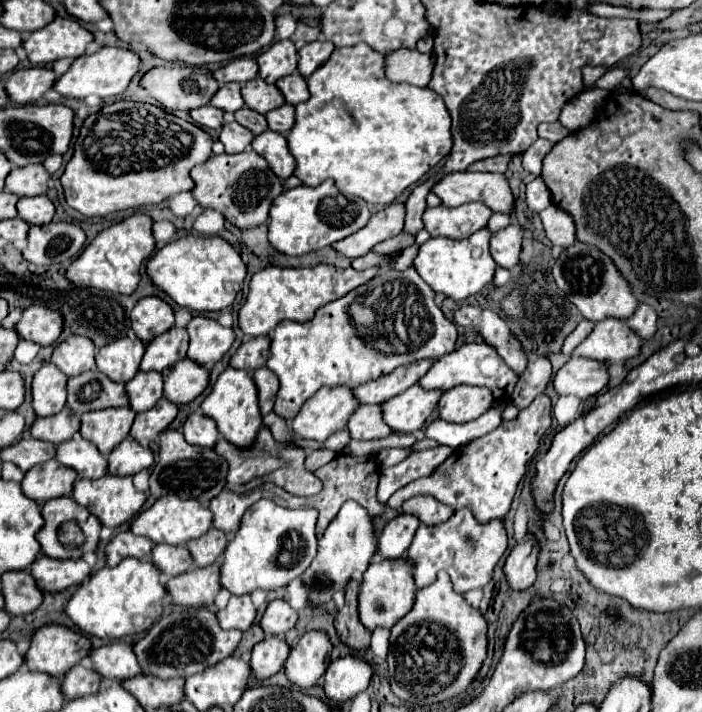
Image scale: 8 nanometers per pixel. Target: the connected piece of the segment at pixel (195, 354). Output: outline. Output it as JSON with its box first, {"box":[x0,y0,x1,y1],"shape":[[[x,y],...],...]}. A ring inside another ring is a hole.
{"box":[186,315,234,371],"shape":[[[202,315],[192,317],[186,325],[186,331],[190,335],[188,359],[206,367],[208,371],[234,343],[234,331],[230,327],[222,327],[218,321]]]}

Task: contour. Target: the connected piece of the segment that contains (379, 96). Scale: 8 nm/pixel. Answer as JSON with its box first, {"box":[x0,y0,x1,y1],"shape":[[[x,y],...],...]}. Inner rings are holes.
{"box":[286,43,452,205],"shape":[[[360,43],[356,47],[342,47],[342,49],[334,49],[334,53],[330,55],[330,59],[318,69],[314,71],[308,79],[308,91],[310,91],[310,99],[296,105],[296,123],[290,129],[290,133],[286,135],[288,139],[288,151],[294,155],[296,159],[296,169],[294,175],[308,187],[316,187],[326,179],[334,179],[334,185],[338,187],[340,193],[346,195],[356,195],[362,197],[366,203],[372,205],[390,205],[406,187],[410,187],[412,183],[416,183],[420,177],[424,177],[438,161],[442,161],[450,149],[452,149],[452,133],[450,133],[450,113],[446,111],[446,105],[442,101],[440,95],[436,95],[434,91],[426,89],[426,87],[414,87],[414,85],[402,85],[402,83],[392,83],[386,79],[384,75],[384,55],[376,53],[374,49],[370,49],[368,45]]]}

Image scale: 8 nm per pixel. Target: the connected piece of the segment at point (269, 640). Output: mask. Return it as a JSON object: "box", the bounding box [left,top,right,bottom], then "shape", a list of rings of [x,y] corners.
{"box":[250,637,290,681],"shape":[[[266,637],[258,645],[254,645],[252,657],[250,657],[252,681],[254,679],[264,681],[264,679],[276,675],[282,669],[288,653],[290,653],[290,647],[278,637]]]}

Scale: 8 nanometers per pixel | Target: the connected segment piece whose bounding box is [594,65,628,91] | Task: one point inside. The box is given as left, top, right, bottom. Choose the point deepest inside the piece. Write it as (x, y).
(616, 74)

